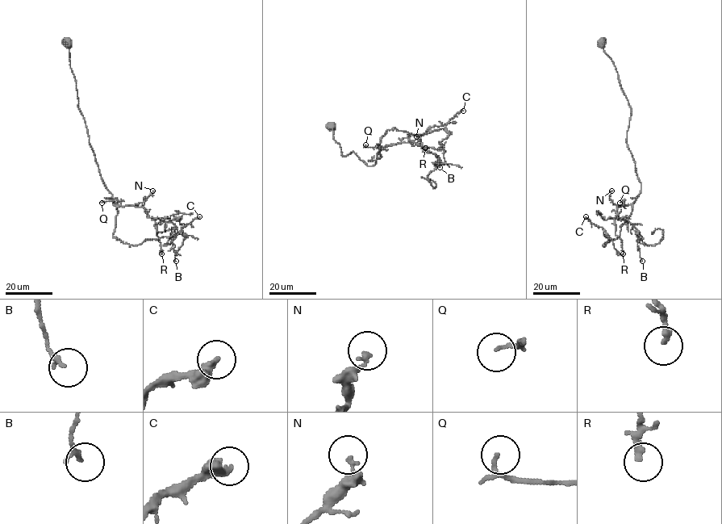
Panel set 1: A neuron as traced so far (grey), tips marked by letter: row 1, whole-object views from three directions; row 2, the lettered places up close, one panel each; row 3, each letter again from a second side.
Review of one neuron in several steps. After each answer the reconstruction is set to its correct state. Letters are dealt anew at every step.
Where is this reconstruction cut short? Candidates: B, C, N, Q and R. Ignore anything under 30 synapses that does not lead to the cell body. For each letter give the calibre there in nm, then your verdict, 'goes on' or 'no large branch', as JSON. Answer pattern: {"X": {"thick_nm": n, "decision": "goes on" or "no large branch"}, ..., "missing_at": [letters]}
{"B": {"thick_nm": 180, "decision": "no large branch"}, "C": {"thick_nm": 320, "decision": "goes on"}, "N": {"thick_nm": 140, "decision": "no large branch"}, "Q": {"thick_nm": 80, "decision": "no large branch"}, "R": {"thick_nm": 160, "decision": "no large branch"}, "missing_at": ["C"]}

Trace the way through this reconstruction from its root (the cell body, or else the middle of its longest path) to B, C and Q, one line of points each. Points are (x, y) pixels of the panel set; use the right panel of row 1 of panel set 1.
B: (601, 41), (631, 108), (627, 142), (640, 192), (633, 203), (617, 207), (617, 216), (638, 232), (642, 261)
C: (601, 41), (631, 108), (627, 142), (641, 187), (620, 236), (605, 245), (609, 238), (603, 229), (586, 216)
Q: (601, 41), (631, 108), (627, 142), (641, 184), (633, 203), (624, 205), (621, 199), (619, 203)

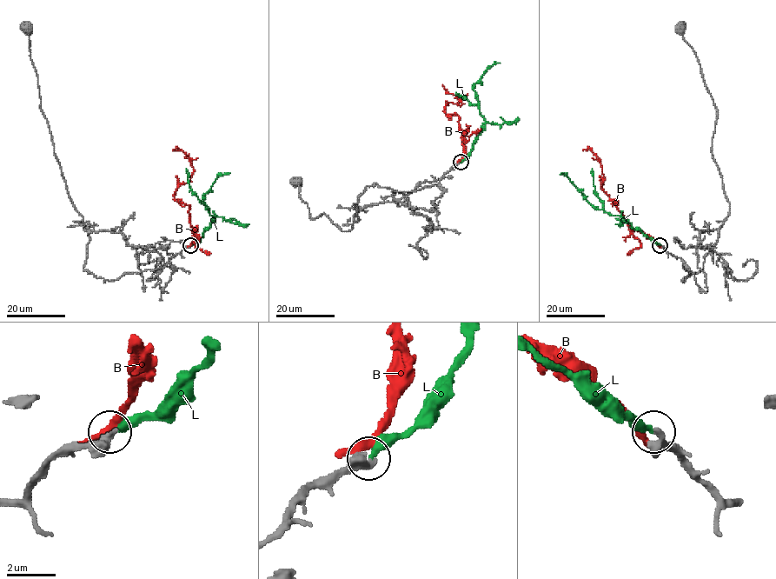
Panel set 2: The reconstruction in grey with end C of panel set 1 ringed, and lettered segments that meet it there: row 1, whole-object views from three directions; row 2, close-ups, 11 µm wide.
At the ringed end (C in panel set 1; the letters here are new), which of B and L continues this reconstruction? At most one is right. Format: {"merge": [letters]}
{"merge": ["L"]}

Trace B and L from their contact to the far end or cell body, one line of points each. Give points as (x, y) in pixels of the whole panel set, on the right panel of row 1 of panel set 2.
B: (659, 246), (628, 224), (628, 220), (600, 186), (604, 179), (600, 160), (589, 149), (582, 150)
L: (660, 245), (635, 229), (621, 216), (593, 207), (560, 172)

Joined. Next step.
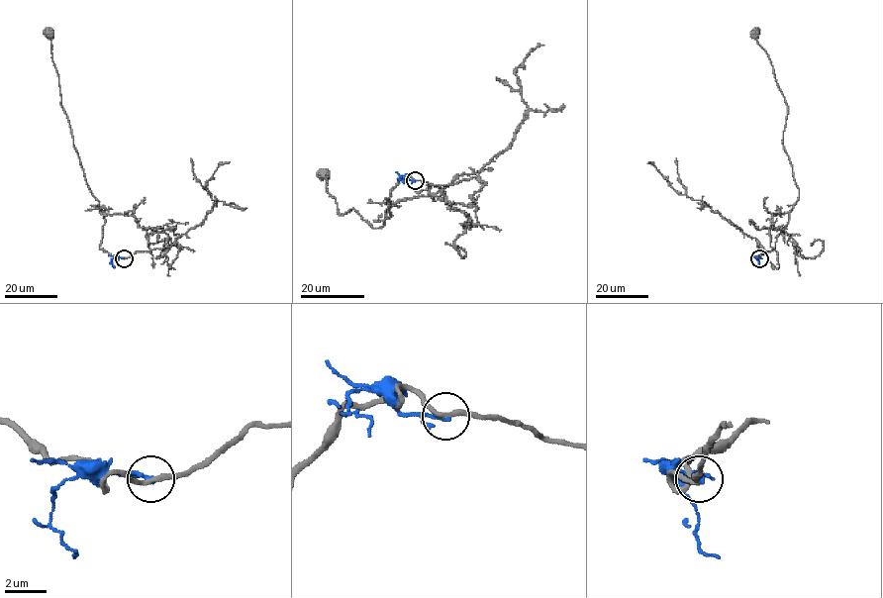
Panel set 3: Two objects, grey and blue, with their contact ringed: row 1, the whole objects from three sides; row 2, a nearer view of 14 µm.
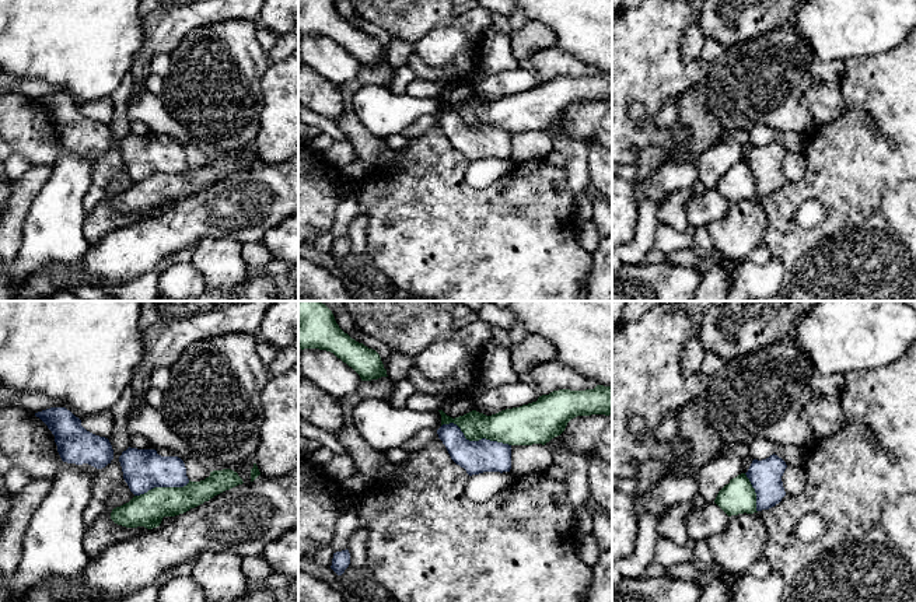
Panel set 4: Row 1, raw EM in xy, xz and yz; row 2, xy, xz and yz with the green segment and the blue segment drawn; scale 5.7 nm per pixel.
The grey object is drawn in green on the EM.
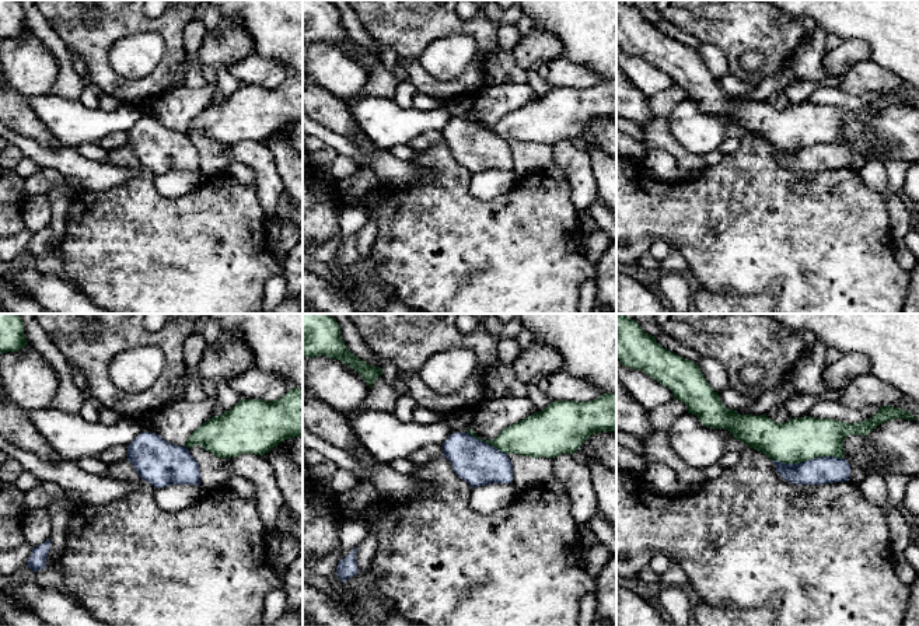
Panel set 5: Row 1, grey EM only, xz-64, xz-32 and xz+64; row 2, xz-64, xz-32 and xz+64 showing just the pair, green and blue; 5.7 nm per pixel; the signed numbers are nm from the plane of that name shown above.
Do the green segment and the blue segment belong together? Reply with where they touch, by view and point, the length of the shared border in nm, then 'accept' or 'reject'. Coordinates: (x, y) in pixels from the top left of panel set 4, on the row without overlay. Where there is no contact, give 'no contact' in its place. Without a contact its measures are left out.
meets green in xz at (475, 126); contact 420 nm long; reject

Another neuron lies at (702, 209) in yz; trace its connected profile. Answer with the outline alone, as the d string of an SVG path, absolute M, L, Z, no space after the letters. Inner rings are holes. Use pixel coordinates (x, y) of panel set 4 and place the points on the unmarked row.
M707 189L702 195L693 195L686 206L686 217L693 227L706 227L720 220L728 209L728 202L716 190Z

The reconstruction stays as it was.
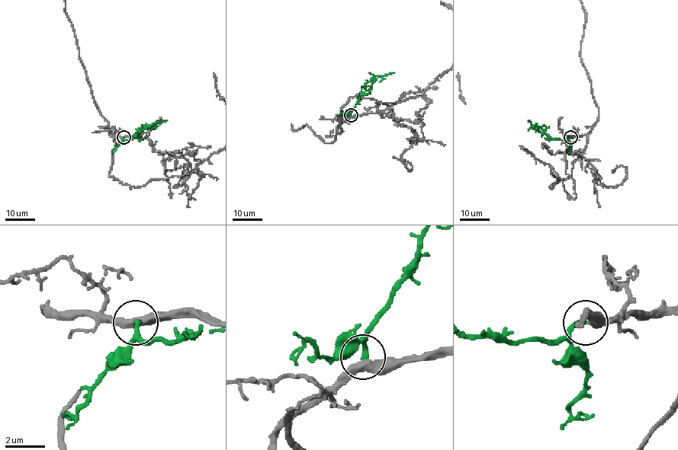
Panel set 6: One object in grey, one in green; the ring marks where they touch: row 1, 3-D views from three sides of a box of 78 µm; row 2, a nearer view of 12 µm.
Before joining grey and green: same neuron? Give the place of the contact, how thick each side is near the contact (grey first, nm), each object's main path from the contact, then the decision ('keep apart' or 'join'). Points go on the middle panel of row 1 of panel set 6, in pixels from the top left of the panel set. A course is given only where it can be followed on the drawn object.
place (351, 115); calibres 420 and 240 nm; course green (350, 115), (361, 87), (376, 76), (393, 73); join

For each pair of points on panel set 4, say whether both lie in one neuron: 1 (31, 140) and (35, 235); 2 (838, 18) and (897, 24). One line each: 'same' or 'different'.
1: different
2: same

